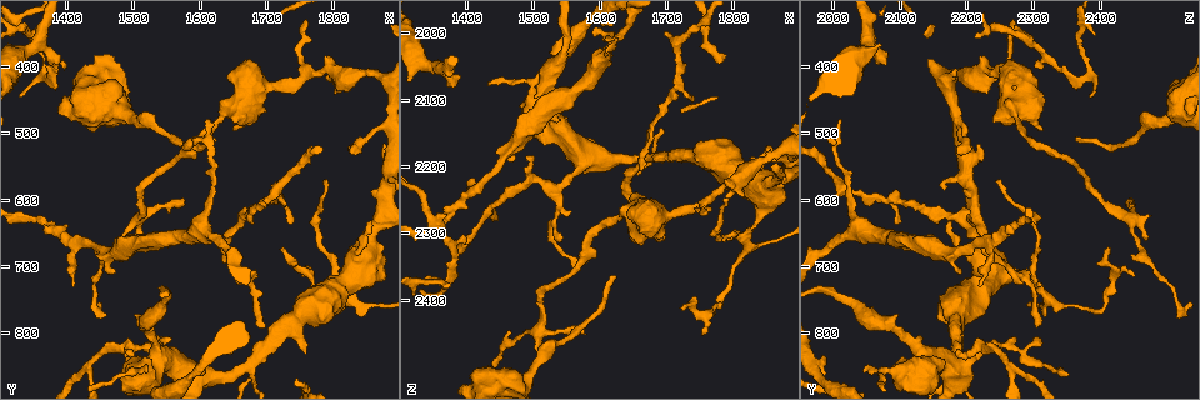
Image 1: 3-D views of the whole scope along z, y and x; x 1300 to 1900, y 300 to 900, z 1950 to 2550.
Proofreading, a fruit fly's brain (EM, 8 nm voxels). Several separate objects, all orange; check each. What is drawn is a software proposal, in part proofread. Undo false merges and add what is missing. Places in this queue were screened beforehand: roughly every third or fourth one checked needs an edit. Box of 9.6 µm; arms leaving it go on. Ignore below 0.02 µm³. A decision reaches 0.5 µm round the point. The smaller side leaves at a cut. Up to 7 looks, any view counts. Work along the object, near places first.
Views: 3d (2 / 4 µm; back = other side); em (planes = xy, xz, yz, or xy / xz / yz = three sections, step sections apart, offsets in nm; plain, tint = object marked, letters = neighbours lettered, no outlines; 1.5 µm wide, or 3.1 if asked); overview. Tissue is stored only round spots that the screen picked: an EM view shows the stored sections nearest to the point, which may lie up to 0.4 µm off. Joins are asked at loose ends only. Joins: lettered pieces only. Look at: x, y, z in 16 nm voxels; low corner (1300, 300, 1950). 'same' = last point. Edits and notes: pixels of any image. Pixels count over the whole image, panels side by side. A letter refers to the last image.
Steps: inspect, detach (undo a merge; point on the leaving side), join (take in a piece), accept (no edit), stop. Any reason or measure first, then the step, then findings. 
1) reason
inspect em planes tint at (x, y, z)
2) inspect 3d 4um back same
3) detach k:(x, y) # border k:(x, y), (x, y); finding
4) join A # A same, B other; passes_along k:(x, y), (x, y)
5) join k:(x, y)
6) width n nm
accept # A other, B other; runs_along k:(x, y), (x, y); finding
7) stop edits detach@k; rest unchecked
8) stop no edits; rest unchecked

tapers out
inspect 3d 2um at (1750, 715, 2455)

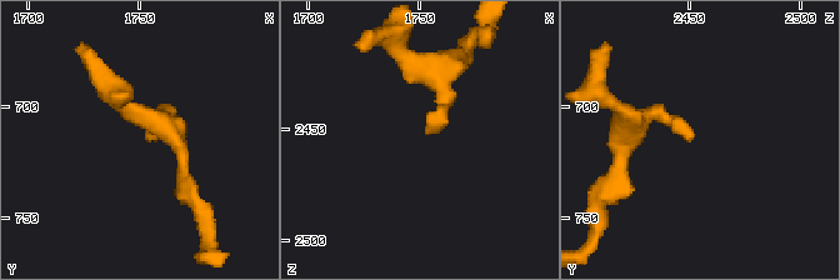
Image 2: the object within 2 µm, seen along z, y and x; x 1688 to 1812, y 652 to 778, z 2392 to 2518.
shape alone is not enough
inspect em xy step 8 letters at (1750, 711, 2453)

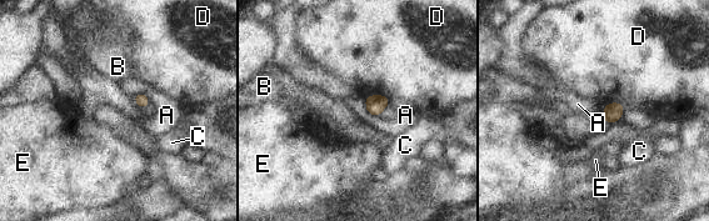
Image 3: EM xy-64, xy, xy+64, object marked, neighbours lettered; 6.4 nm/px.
cut it another way
inspect em planes letters same

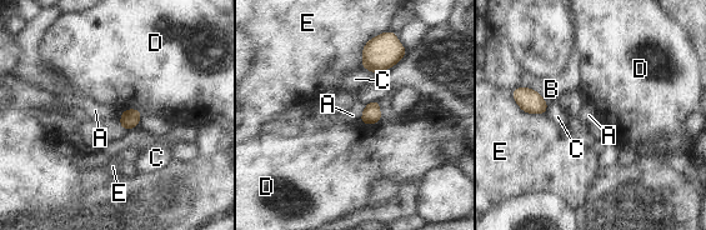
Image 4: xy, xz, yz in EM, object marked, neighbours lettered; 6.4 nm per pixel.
width 120 nm
accept # A other, B other, C other, D other, E other; border 4:(123, 111), (136, 109), (141, 115); none of them fits

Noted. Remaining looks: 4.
thick turns thin
inspect em xy step 4 letters at (1860, 760, 2320)

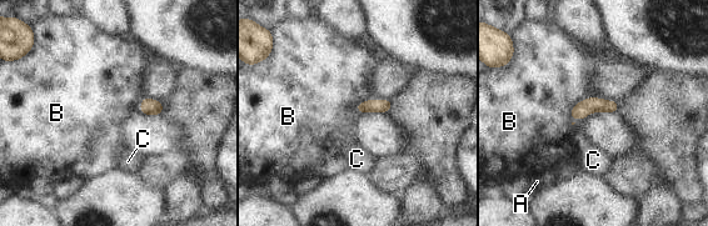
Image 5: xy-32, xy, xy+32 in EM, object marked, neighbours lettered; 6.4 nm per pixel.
accept # A other, B other, C other; border 5:(593, 96), (581, 100), (569, 116); all the same cell

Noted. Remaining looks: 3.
inspect em planes letters at (1555, 505, 2460)

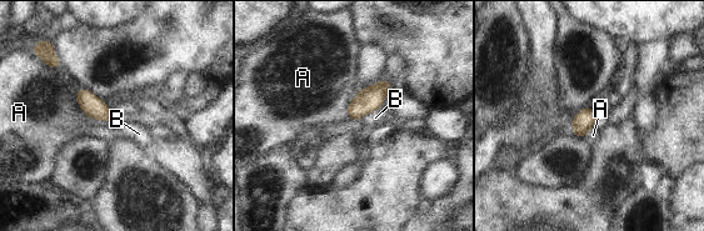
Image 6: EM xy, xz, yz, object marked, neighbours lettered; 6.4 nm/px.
accept # A other, B other; border 6:(80, 88), (75, 100), (91, 119); continuous, no second cell

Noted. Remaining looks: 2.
stop no edits; rest unchecked

